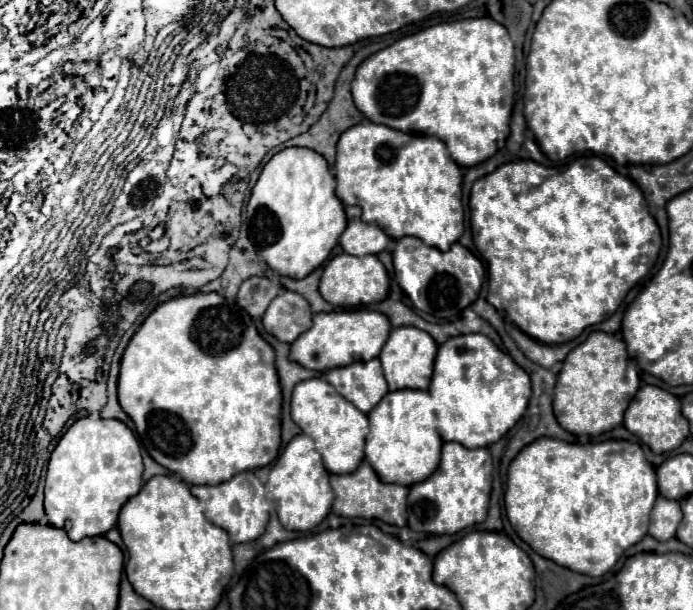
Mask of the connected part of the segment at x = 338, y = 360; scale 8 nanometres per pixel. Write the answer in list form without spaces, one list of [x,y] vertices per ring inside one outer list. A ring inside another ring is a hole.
[[[353,309],[353,311],[331,311],[313,315],[313,325],[309,331],[299,335],[291,343],[289,355],[301,363],[301,367],[309,367],[313,371],[325,373],[333,367],[345,367],[355,361],[369,361],[381,353],[385,339],[389,337],[391,325],[385,315],[369,309]]]

